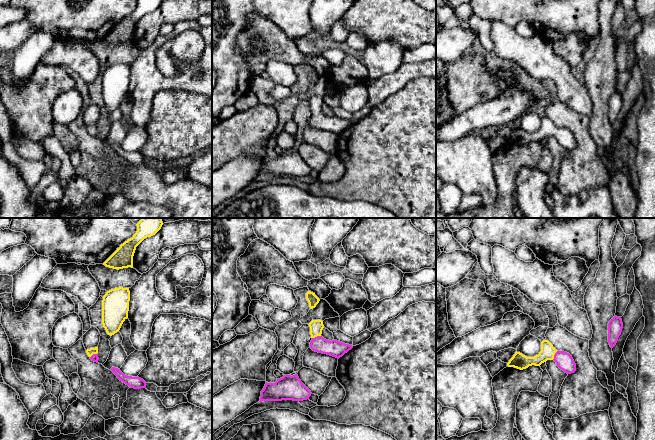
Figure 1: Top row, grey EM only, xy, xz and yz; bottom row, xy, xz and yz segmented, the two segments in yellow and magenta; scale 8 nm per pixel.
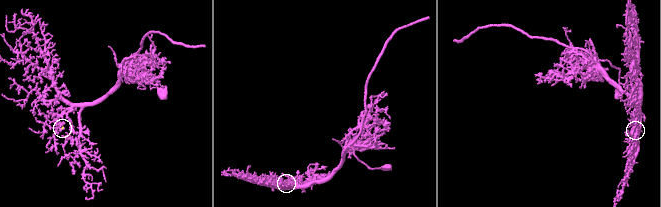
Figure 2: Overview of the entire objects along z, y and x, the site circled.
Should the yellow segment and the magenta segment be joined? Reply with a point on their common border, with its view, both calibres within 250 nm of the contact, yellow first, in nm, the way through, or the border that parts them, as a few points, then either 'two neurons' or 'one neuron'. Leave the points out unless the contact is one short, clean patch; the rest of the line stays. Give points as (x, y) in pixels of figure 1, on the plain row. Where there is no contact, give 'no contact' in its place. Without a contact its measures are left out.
xz (316, 112) | 110/130 nm | across xz (316, 102), (316, 112), (327, 123), (334, 124) | one neuron

